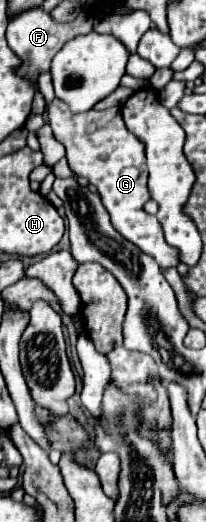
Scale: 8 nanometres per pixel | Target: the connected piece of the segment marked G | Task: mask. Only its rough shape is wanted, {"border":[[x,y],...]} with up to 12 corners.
{"border":[[119,108],[49,126],[75,176],[97,186],[113,228],[161,268],[177,266],[151,198],[143,144]]}

